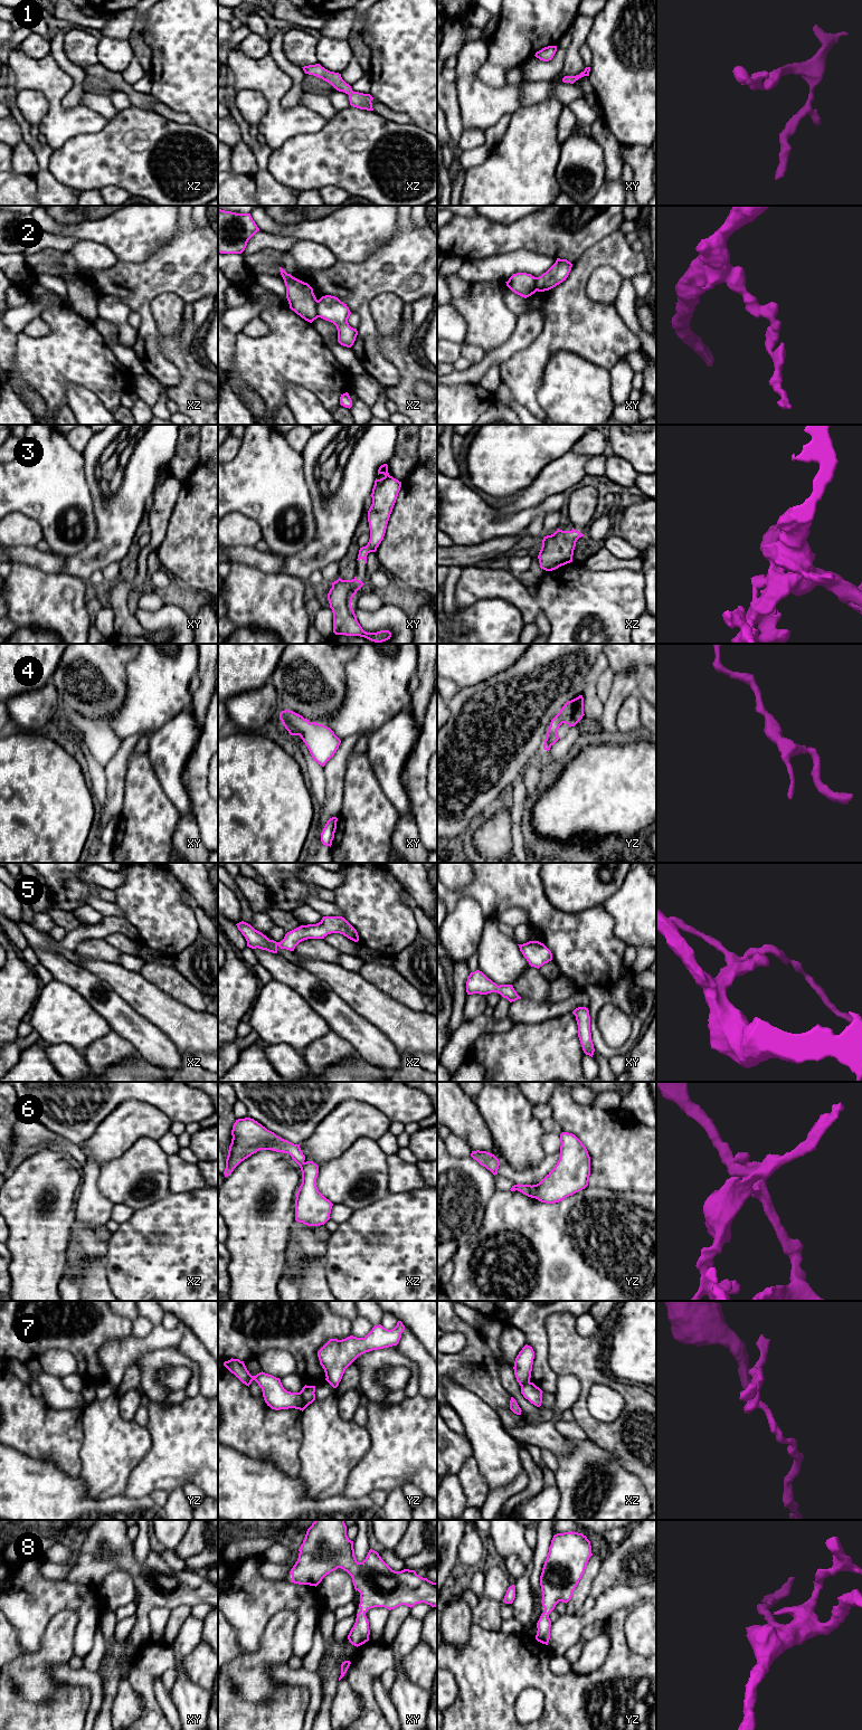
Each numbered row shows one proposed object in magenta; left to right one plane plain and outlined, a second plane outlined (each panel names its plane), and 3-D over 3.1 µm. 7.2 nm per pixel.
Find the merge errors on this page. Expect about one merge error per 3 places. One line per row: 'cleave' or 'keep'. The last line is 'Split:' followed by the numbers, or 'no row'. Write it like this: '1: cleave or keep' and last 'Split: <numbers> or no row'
1: keep
2: cleave
3: keep
4: keep
5: keep
6: cleave
7: cleave
8: keep
Split: 2, 6, 7

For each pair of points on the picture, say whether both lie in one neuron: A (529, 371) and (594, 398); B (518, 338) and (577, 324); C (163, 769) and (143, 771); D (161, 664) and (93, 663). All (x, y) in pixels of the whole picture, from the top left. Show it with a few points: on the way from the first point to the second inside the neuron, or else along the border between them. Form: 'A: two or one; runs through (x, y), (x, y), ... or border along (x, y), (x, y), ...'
A: two; border along (555, 353), (545, 368), (537, 393), (538, 402)
B: two; border along (539, 309), (542, 313), (542, 330), (522, 350)
C: two; border along (147, 752), (166, 794)
D: two; border along (136, 655), (126, 667), (125, 690)

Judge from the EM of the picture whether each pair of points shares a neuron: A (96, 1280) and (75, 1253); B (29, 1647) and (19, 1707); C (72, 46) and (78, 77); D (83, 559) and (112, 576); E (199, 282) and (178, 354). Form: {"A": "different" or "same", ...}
{"A": "same", "B": "different", "C": "different", "D": "different", "E": "different"}

